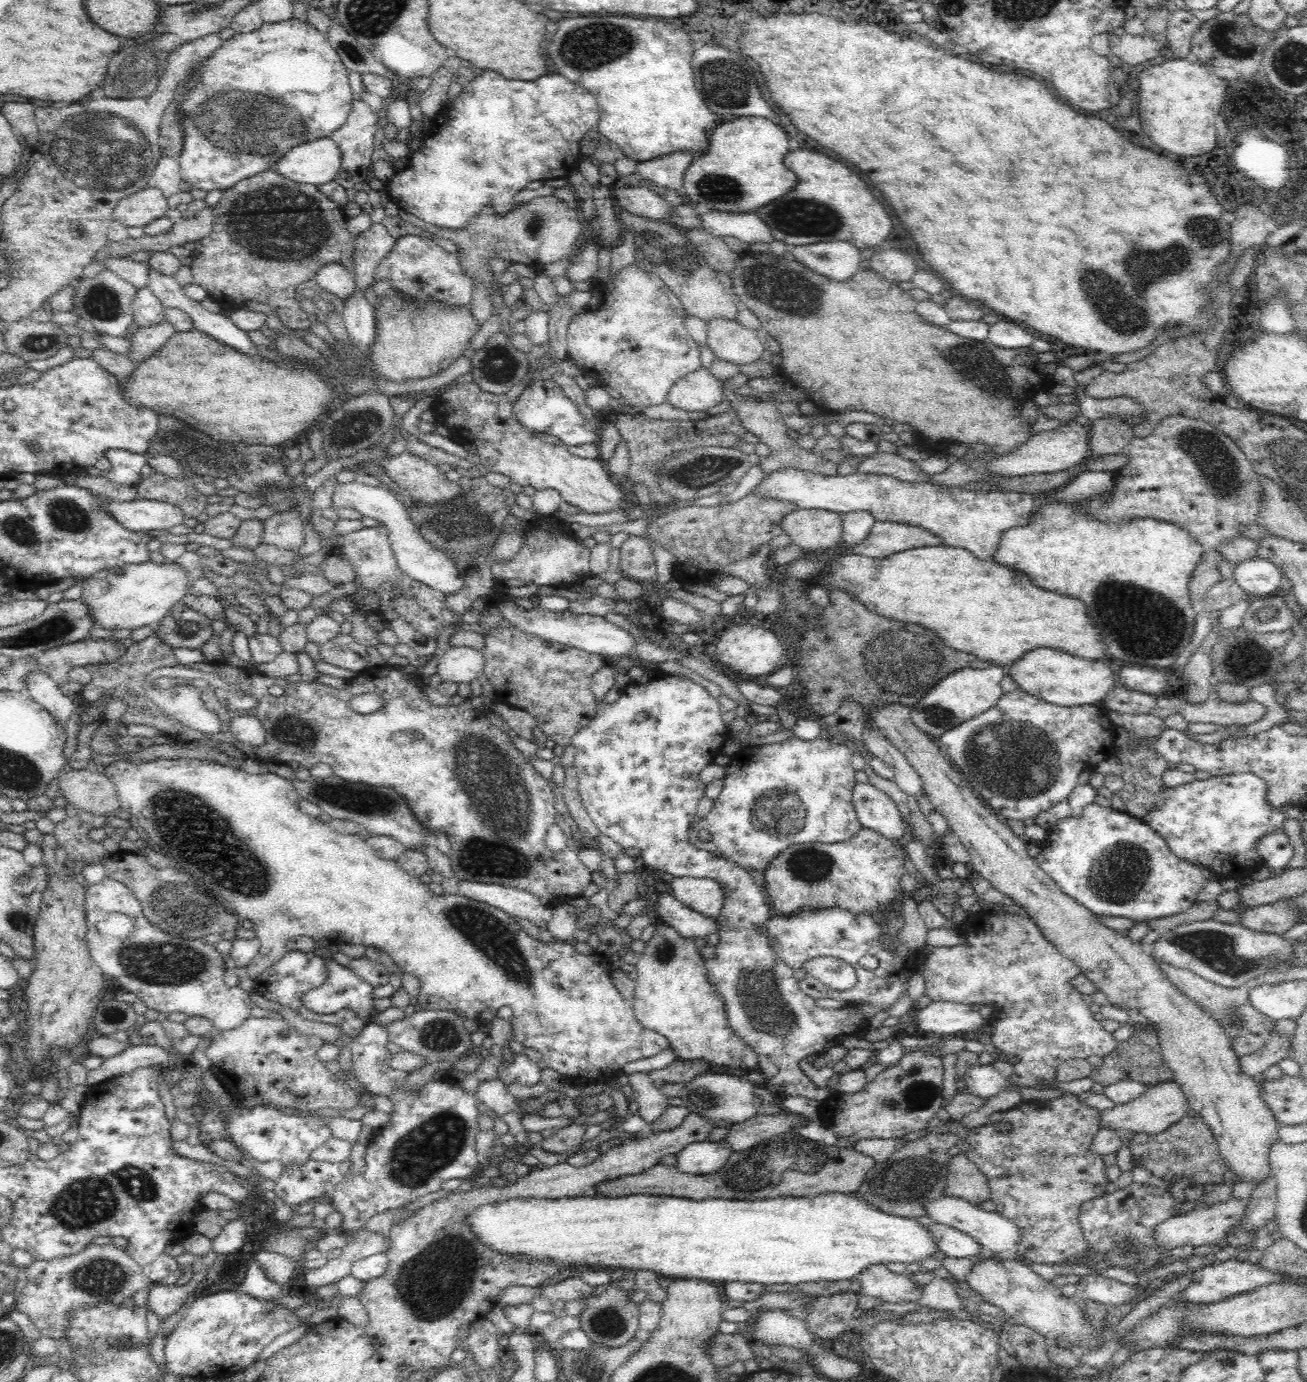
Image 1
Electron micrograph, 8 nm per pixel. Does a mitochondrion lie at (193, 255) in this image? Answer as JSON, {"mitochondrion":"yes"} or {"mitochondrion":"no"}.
{"mitochondrion":"no"}

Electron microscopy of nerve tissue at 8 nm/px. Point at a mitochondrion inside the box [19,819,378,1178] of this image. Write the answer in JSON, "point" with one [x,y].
{"point":[173,963]}

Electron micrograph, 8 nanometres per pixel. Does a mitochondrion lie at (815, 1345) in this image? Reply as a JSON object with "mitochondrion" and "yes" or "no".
{"mitochondrion":"no"}

